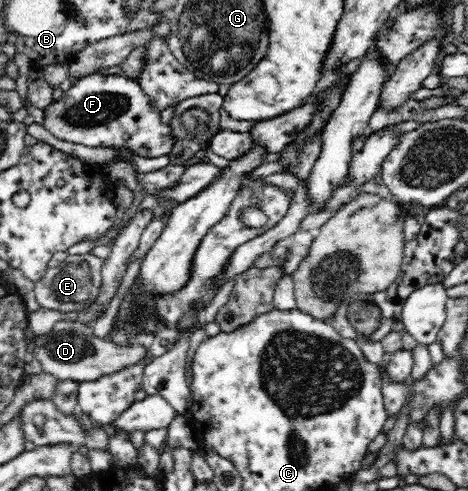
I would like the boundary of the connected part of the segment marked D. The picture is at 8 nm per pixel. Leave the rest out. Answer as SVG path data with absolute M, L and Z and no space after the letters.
M66 319L56 322L49 332L36 335L34 349L36 359L41 363L44 373L58 380L71 379L78 383L94 381L102 376L131 367L142 361L146 357L146 352L144 345L119 346L97 337L93 333L93 326Z

